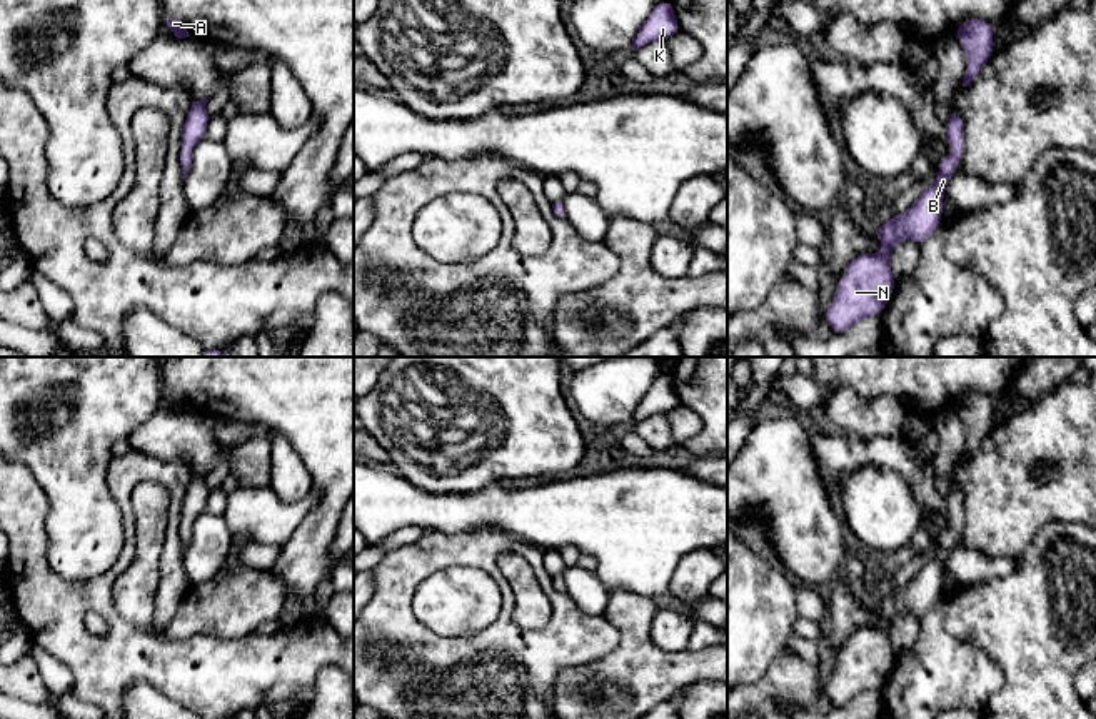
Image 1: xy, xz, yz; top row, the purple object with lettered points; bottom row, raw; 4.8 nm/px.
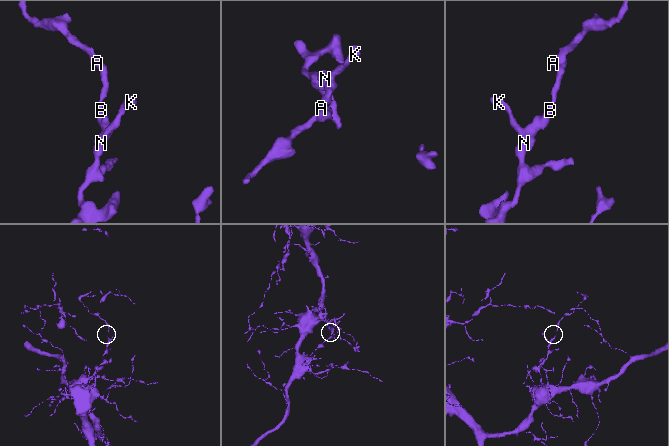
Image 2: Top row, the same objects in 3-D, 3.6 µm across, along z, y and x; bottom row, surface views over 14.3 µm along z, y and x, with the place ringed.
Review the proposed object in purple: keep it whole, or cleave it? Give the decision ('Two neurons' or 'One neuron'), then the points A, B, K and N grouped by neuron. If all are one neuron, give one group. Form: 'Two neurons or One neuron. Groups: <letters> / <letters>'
One neuron. Groups: A B K N

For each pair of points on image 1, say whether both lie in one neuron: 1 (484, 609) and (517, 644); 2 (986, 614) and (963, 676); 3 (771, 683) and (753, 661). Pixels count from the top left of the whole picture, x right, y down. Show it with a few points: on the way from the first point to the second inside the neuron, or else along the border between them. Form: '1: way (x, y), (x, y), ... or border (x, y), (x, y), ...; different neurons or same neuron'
1: border (494, 579), (501, 593), (501, 613), (476, 634); different neurons
2: border (941, 624), (948, 633), (981, 648), (1003, 673); different neurons
3: border (783, 648), (758, 681), (744, 684); different neurons

